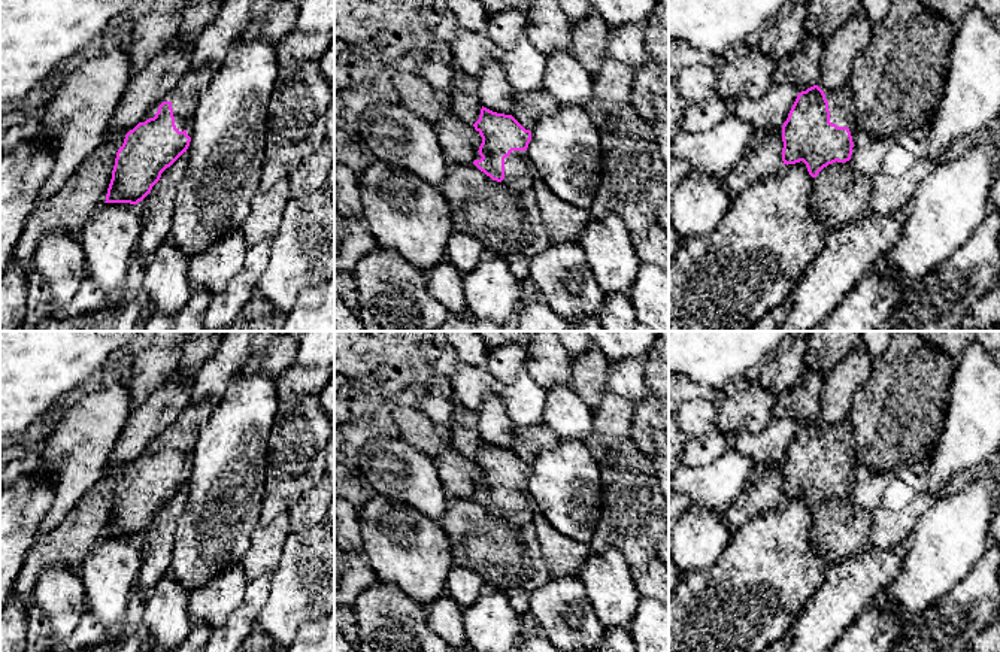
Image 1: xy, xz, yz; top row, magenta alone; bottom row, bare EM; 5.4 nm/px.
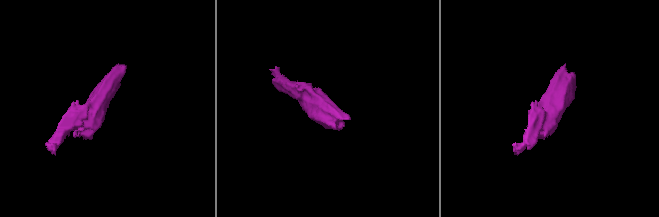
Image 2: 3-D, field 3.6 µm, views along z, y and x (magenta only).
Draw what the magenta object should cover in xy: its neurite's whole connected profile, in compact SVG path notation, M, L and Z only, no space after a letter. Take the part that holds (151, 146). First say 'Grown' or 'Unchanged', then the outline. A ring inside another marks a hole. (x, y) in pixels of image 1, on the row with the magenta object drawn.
Grown. M210 66L190 69L125 134L104 203L137 204L151 192L161 173L187 152L200 94L212 78Z

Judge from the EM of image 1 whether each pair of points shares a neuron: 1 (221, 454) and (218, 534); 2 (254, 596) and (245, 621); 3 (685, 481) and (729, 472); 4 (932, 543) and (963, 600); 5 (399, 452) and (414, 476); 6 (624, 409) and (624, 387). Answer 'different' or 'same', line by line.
1: same
2: same
3: same
4: different
5: same
6: different

